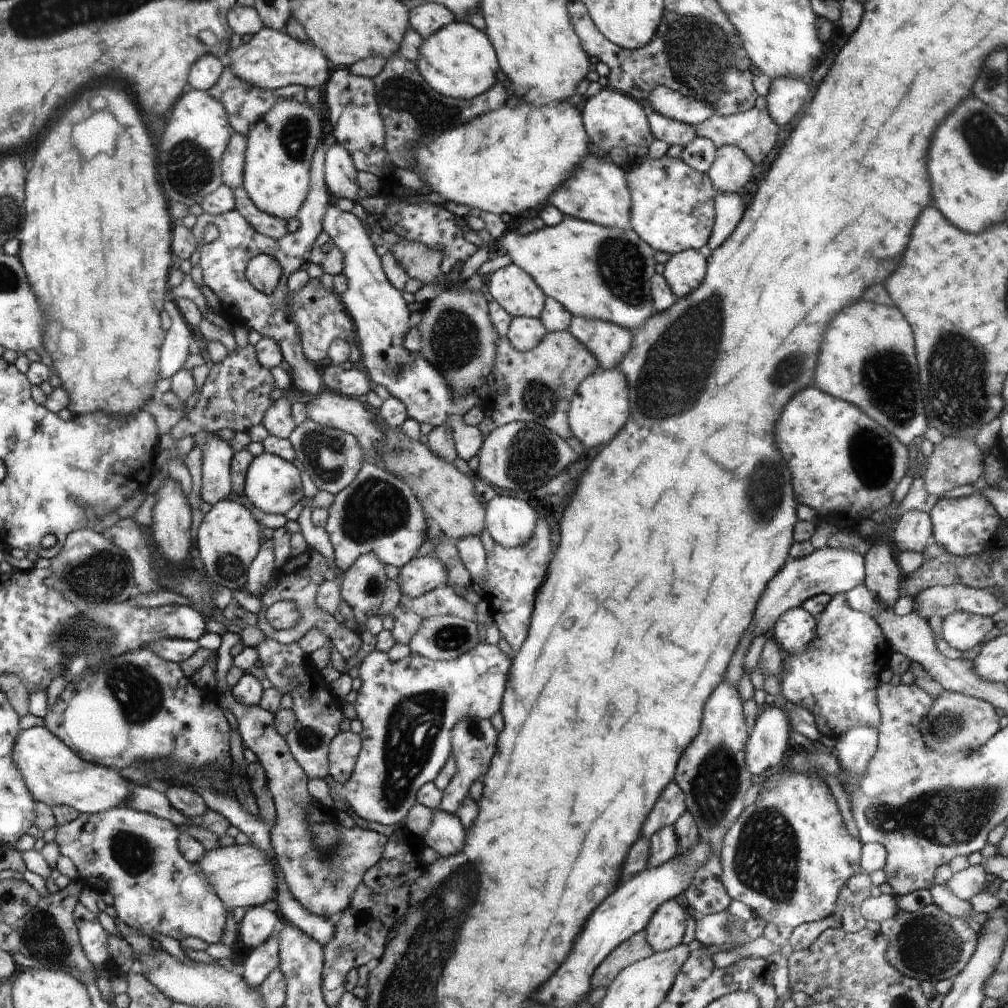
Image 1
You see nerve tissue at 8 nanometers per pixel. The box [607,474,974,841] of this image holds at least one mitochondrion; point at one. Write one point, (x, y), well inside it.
(715, 785)

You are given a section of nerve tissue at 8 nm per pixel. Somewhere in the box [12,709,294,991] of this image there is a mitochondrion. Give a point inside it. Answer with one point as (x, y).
(44, 938)

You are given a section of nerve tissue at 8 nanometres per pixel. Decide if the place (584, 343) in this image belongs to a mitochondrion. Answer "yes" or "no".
no

